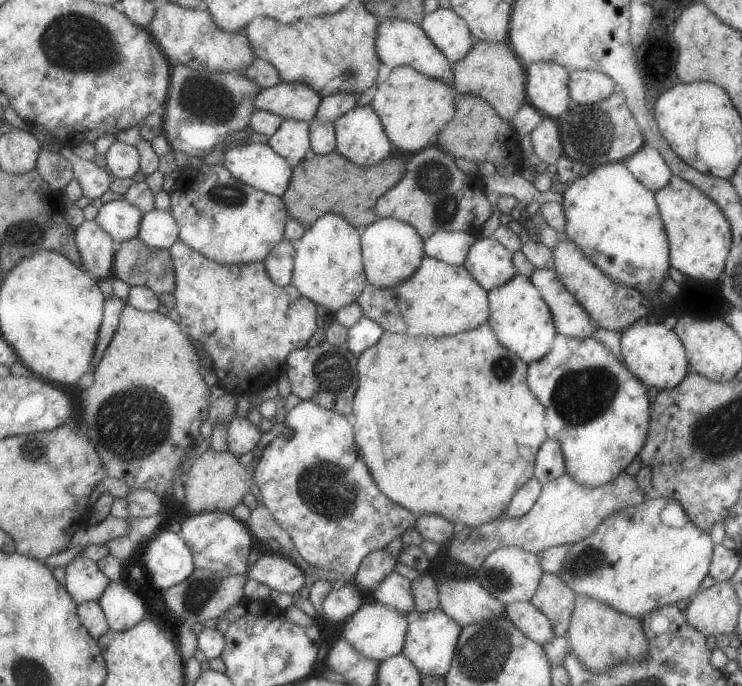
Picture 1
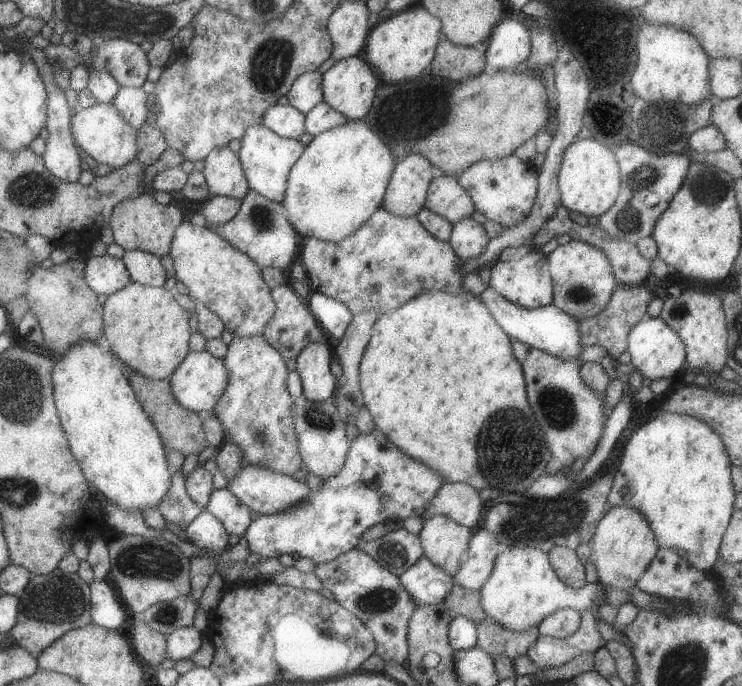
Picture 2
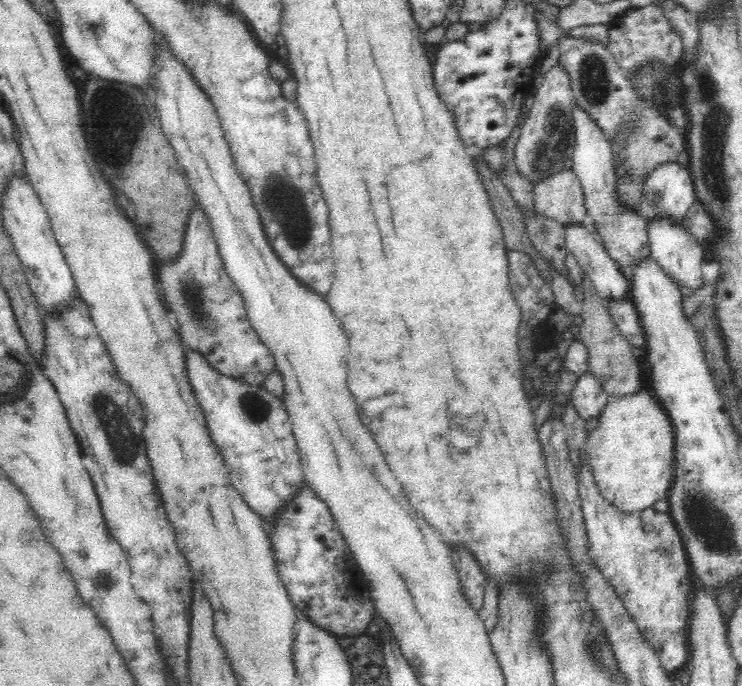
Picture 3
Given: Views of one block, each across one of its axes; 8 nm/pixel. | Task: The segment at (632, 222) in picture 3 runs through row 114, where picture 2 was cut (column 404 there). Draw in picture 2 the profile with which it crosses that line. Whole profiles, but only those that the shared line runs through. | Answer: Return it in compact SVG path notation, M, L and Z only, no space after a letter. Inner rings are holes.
M419 557L403 574L399 576L404 591L416 605L434 605L443 602L455 583L427 557Z

